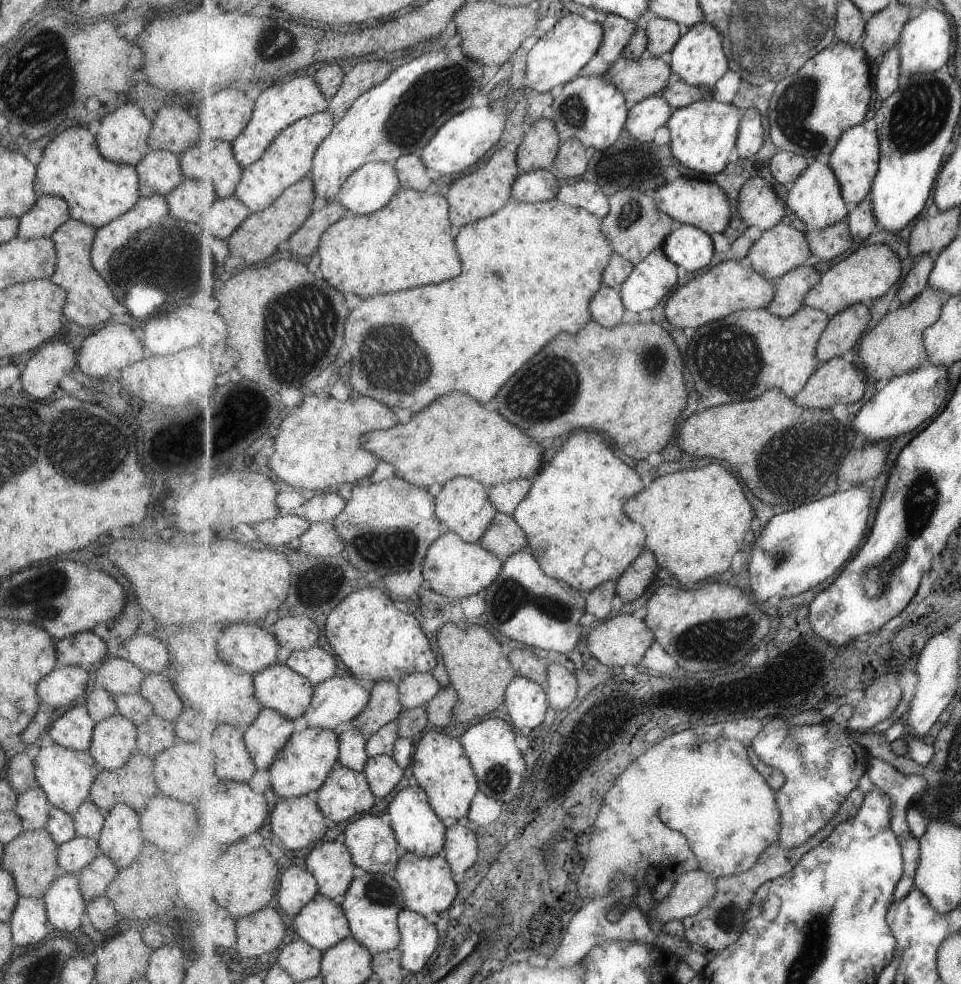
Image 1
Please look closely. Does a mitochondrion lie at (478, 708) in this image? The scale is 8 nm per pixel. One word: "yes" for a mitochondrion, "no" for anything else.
no

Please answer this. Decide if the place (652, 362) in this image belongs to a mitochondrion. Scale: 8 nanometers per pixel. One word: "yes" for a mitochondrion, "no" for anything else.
yes

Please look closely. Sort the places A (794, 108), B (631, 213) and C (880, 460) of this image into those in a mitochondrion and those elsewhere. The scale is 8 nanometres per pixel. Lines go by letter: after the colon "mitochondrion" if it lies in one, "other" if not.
A: mitochondrion
B: mitochondrion
C: other

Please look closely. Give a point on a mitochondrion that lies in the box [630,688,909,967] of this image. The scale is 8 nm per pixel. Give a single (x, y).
(727, 918)

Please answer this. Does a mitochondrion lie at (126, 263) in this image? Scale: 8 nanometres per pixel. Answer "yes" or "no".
yes

